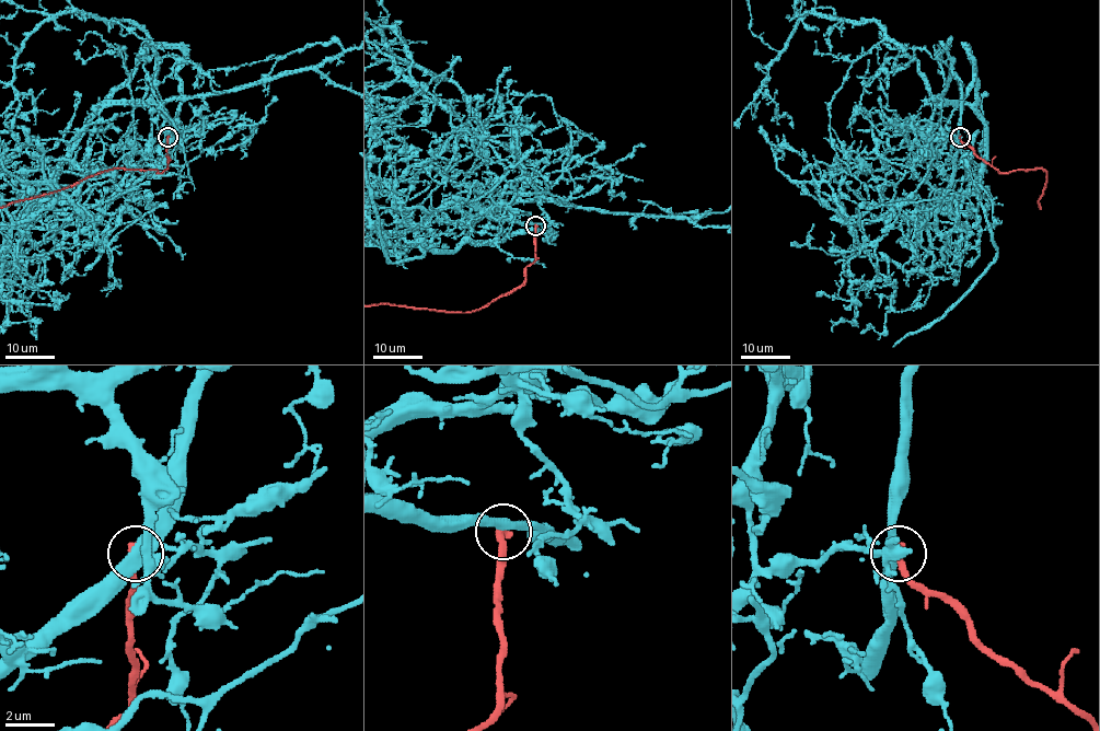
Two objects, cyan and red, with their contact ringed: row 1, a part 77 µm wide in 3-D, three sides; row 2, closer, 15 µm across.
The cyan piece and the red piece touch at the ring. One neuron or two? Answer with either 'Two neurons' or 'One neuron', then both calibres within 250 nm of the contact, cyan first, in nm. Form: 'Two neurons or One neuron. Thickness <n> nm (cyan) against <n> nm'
Two neurons. Thickness 480 nm (cyan) against 360 nm

